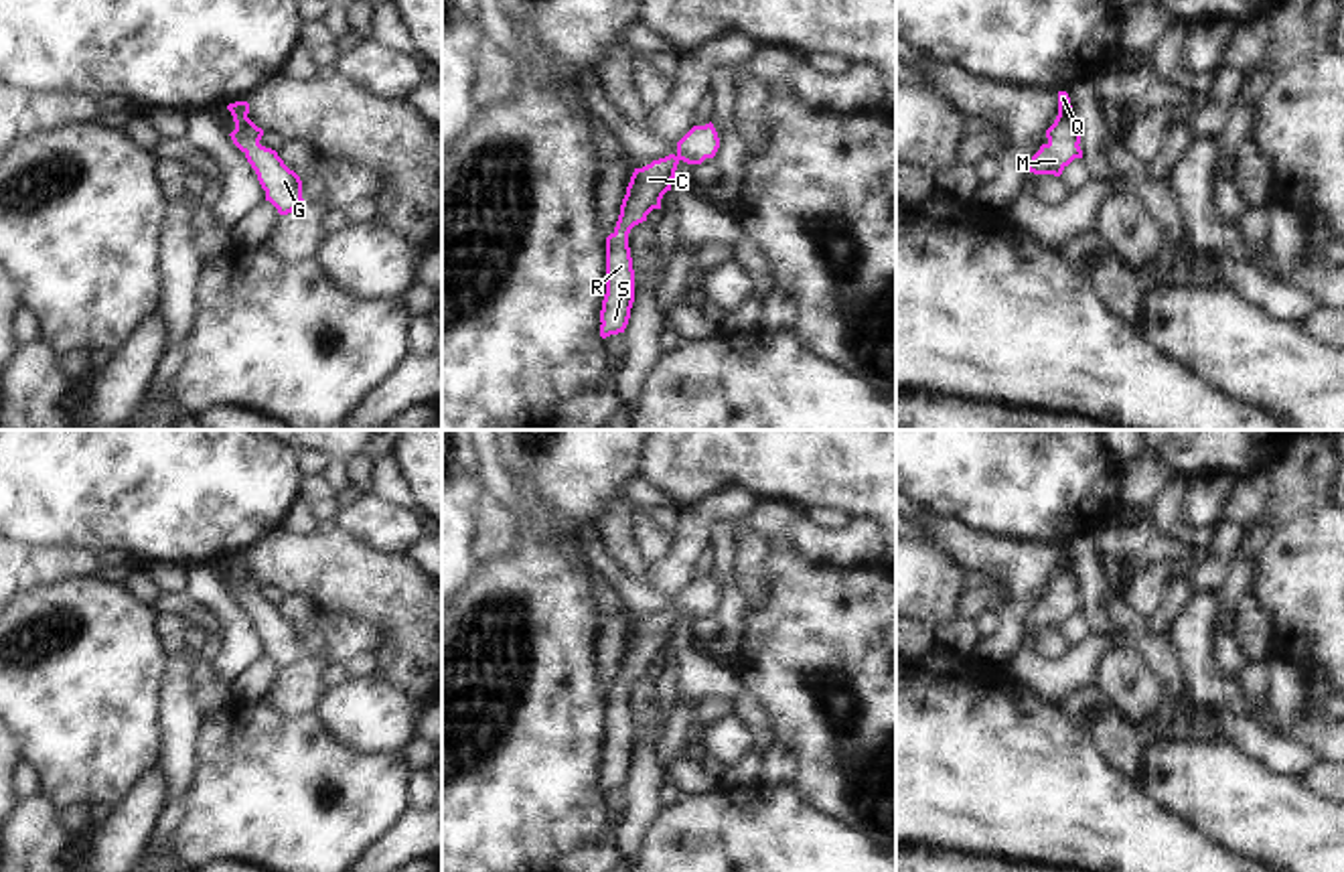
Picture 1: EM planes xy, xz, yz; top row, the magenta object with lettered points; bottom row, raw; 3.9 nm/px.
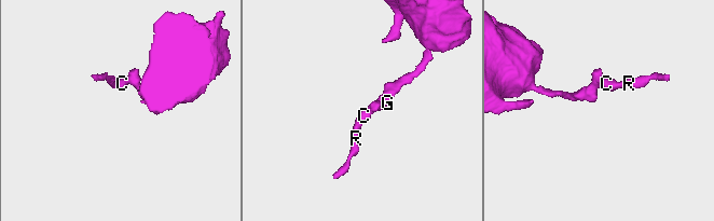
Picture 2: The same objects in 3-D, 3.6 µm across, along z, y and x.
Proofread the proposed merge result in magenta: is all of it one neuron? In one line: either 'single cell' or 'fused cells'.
single cell

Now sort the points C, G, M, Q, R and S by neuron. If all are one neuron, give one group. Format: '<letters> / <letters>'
C G M Q R S

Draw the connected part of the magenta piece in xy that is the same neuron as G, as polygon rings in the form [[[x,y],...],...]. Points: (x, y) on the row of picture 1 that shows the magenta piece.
[[[235,101],[229,103],[227,110],[235,122],[235,130],[229,136],[255,170],[266,191],[266,201],[270,201],[280,215],[288,215],[304,205],[300,176],[284,164],[276,150],[259,144],[264,130],[247,118],[249,103]]]

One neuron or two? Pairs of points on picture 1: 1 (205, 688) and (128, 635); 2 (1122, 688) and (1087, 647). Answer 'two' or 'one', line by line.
1: two
2: two

